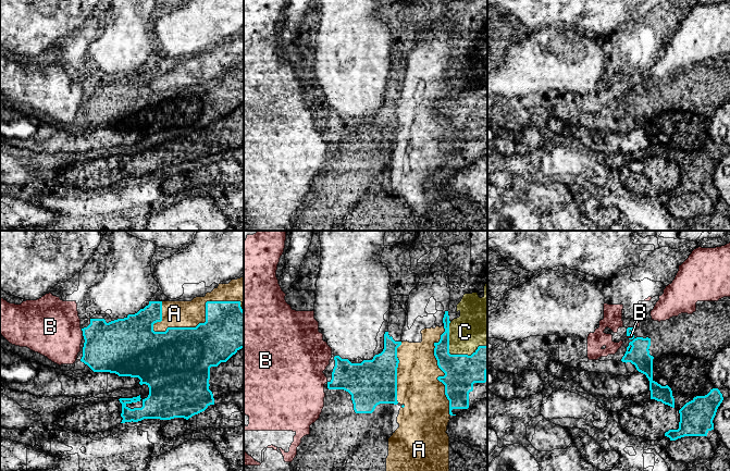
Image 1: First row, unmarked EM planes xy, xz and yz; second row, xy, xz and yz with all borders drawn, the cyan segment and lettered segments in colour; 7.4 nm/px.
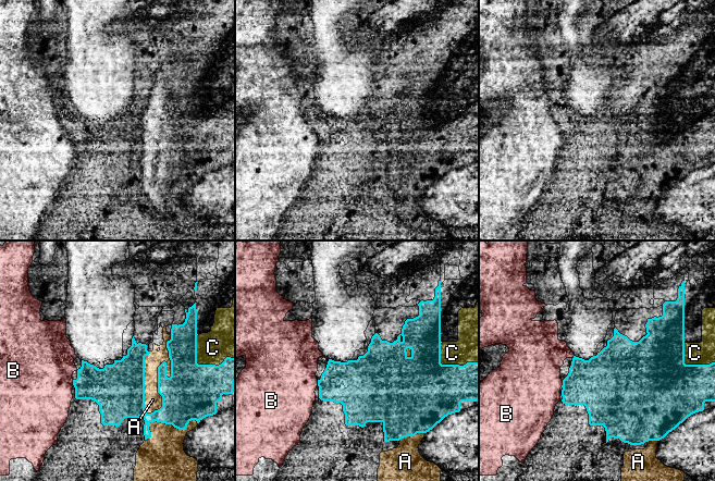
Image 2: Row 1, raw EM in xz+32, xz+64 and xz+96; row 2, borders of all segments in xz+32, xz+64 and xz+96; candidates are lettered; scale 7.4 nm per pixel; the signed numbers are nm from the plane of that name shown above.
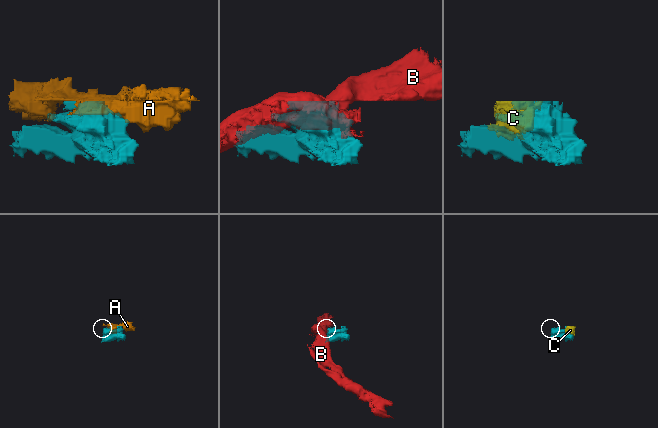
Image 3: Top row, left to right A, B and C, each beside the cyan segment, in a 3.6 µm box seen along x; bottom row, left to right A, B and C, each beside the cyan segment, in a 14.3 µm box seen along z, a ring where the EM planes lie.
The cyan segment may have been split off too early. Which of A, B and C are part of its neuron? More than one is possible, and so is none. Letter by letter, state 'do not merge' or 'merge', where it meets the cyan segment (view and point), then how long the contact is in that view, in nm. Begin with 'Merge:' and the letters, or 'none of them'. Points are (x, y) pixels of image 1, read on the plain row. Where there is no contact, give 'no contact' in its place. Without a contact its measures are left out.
Merge: none of them
A: do not merge; meets cyan in xy at (206, 77); contact 700 nm long
B: do not merge; meets cyan in xy at (83, 88); contact 60 nm long
C: do not merge; meets cyan in xz at (454, 111); contact 340 nm long

